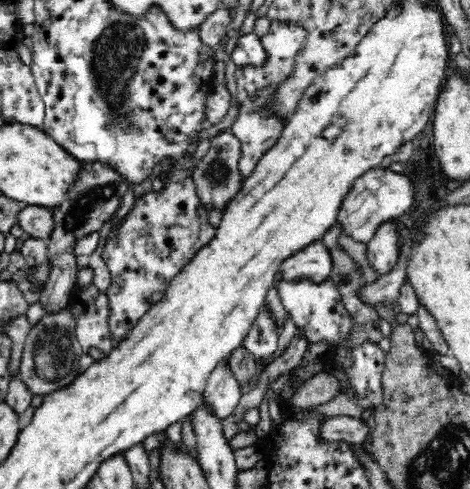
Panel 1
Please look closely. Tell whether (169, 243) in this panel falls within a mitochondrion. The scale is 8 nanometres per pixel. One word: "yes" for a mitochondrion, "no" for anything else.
no

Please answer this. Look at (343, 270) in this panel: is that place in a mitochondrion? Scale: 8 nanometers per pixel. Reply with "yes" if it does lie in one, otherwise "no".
yes

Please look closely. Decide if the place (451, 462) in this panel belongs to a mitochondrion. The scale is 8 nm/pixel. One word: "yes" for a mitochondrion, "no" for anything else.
yes

